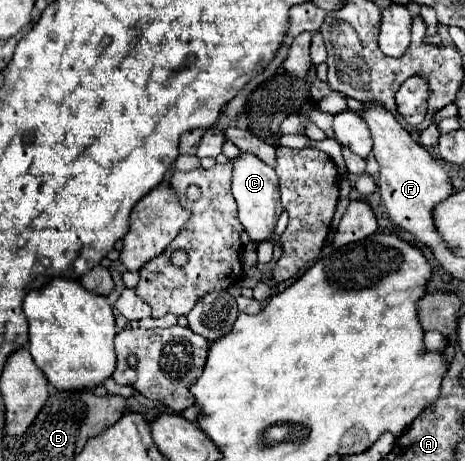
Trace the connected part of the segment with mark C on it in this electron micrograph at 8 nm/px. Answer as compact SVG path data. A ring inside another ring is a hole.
M243 152L233 162L233 198L239 206L239 222L243 224L245 232L253 242L265 242L273 240L273 230L277 224L279 214L283 212L281 198L279 198L279 180L273 168L269 168L265 162L261 162L255 154Z

